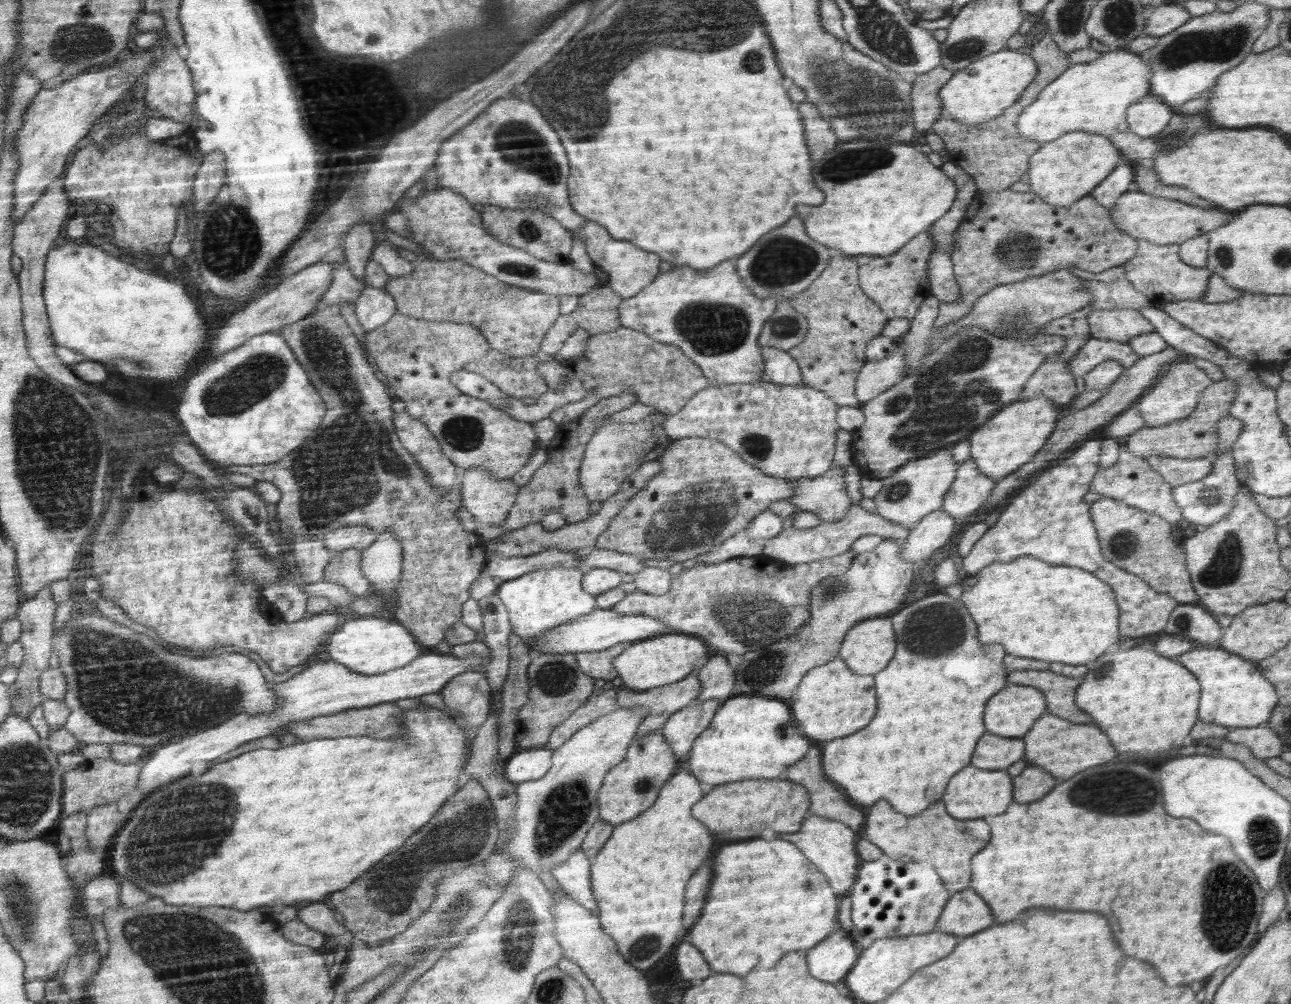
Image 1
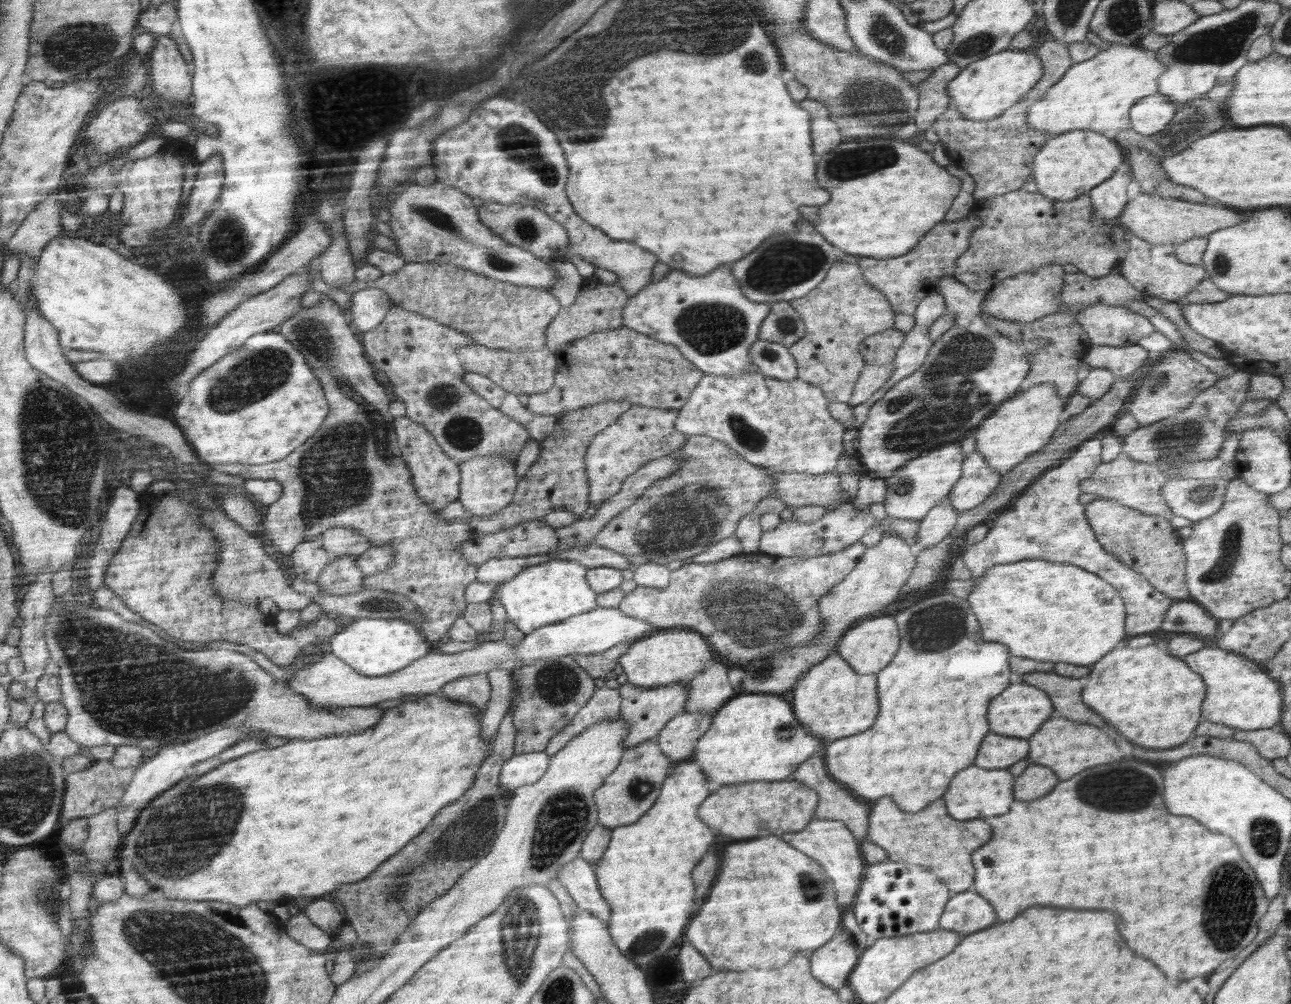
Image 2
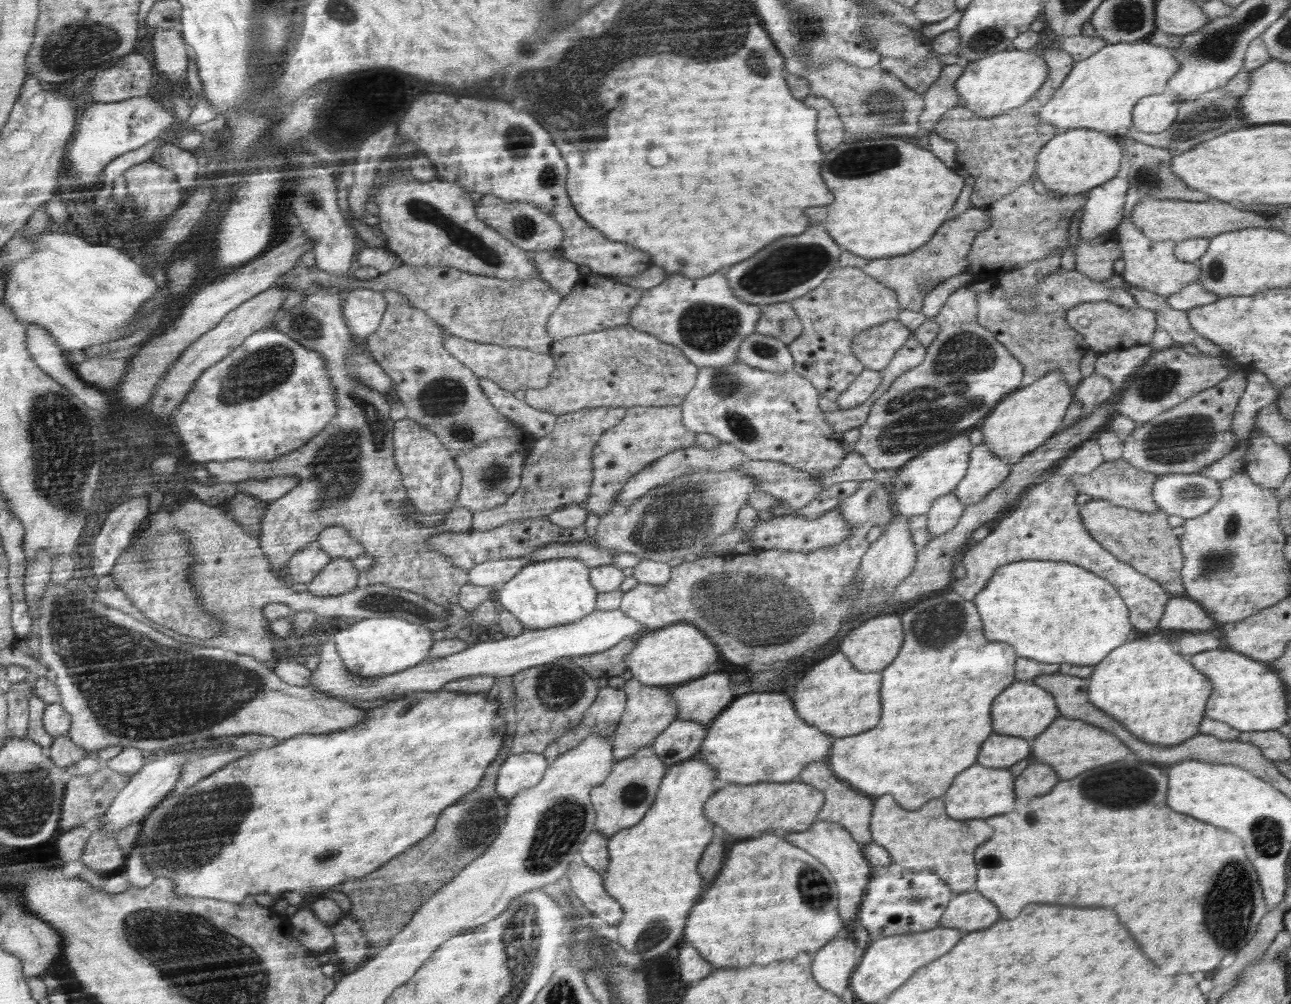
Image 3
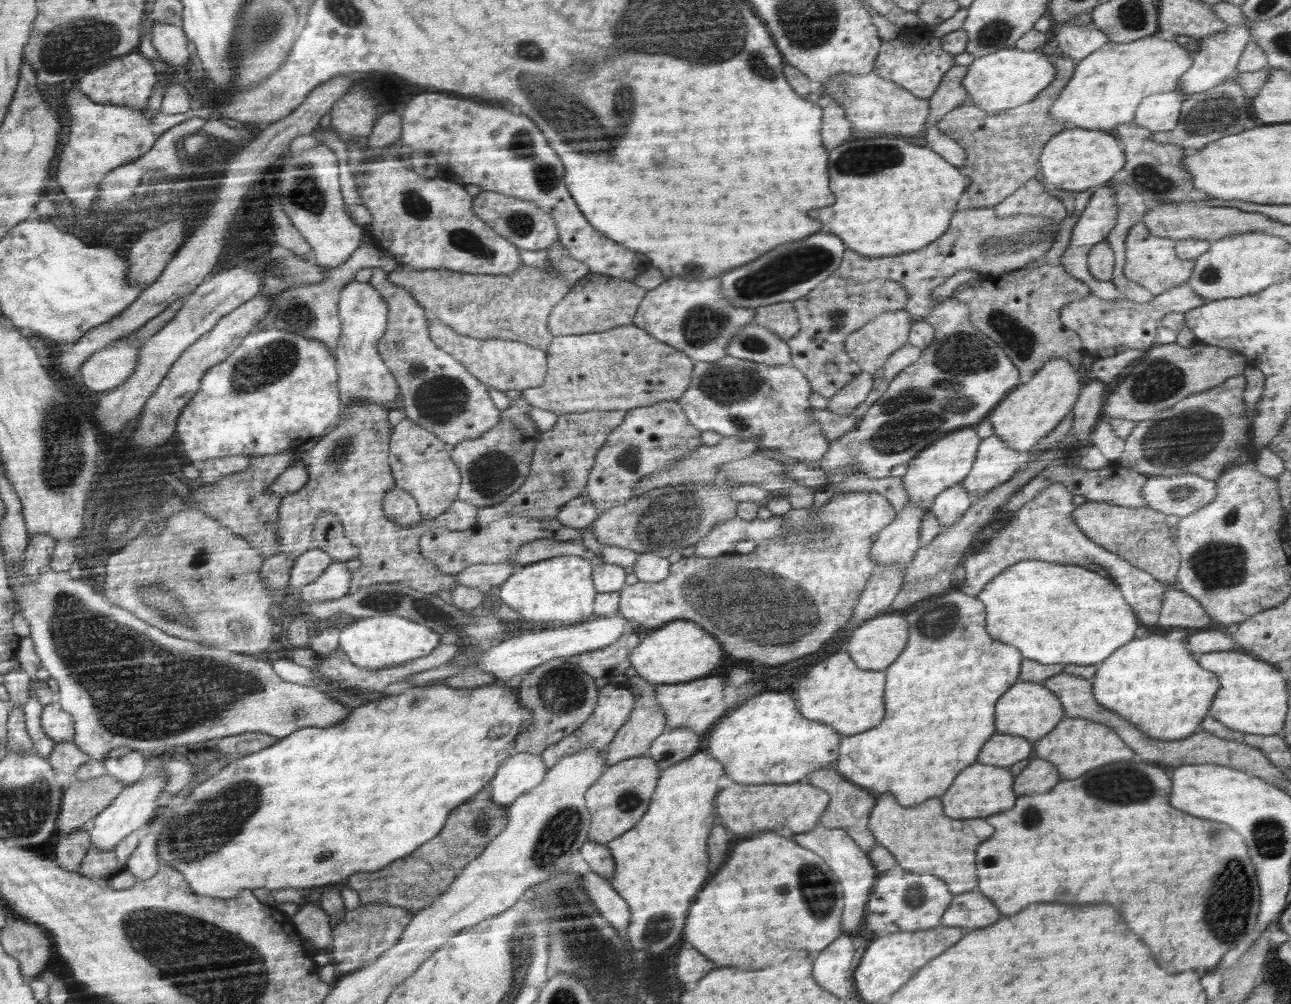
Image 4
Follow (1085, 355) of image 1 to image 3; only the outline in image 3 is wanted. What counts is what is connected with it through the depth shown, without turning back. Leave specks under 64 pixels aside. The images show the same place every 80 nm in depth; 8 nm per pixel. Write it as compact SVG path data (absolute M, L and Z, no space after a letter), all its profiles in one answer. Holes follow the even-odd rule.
M1131 346L1128 350L1108 351L1097 354L1094 373L1105 376L1117 391L1121 390L1133 372L1152 355L1151 347Z

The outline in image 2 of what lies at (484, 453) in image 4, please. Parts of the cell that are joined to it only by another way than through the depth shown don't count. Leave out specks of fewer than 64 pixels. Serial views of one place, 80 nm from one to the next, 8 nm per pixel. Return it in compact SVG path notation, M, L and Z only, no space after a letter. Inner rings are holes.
M503 454L477 456L468 462L459 463L459 466L464 466L464 468L459 468L464 470L464 482L459 484L458 498L463 507L476 516L492 516L507 508L515 496L515 491L518 490L515 464L516 460L509 460Z

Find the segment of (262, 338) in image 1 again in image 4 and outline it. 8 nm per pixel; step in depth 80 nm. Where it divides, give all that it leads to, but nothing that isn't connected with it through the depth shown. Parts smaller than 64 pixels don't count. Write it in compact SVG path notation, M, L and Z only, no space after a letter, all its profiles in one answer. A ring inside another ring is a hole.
M274 328L274 330L255 329L243 338L239 348L234 353L231 353L226 360L207 370L206 376L202 378L202 388L199 390L198 396L192 398L183 412L179 414L176 434L179 436L182 446L184 446L184 452L187 452L186 456L194 463L210 458L222 458L223 456L266 456L267 454L278 454L293 447L298 449L315 436L320 436L325 428L328 428L334 420L340 418L343 407L341 406L340 398L338 398L338 391L338 371L336 370L335 355L328 350L322 340L311 340L311 338L305 338L301 334L286 332L278 328Z

